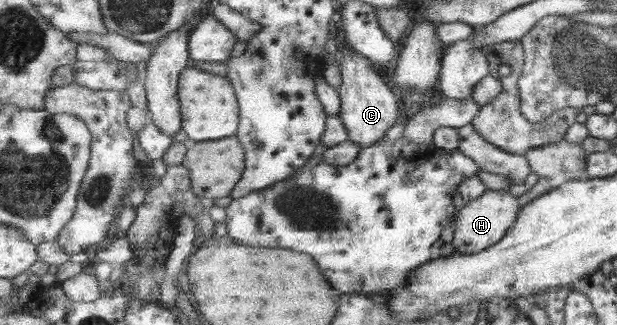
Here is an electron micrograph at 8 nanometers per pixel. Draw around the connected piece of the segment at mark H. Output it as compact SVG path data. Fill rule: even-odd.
M487 190L479 199L466 203L457 213L454 239L451 242L454 251L473 255L499 243L518 222L522 208L518 197L513 197L505 190Z

